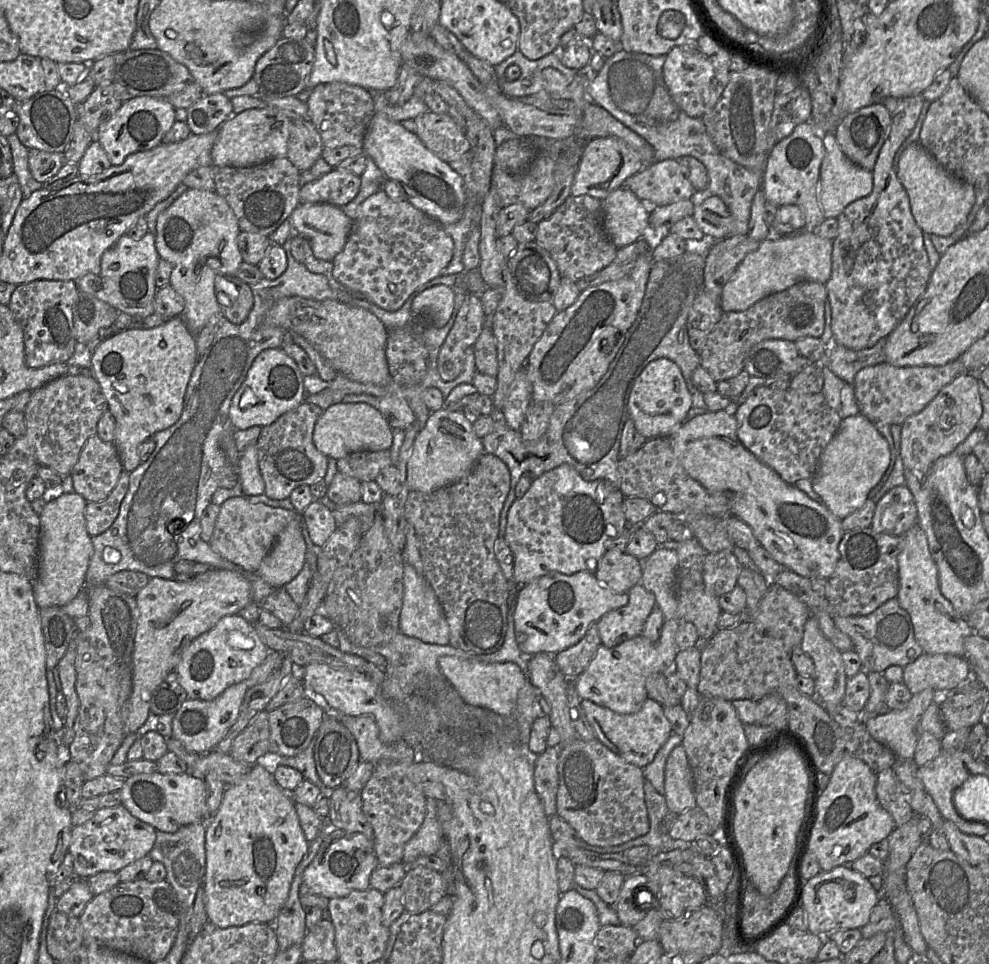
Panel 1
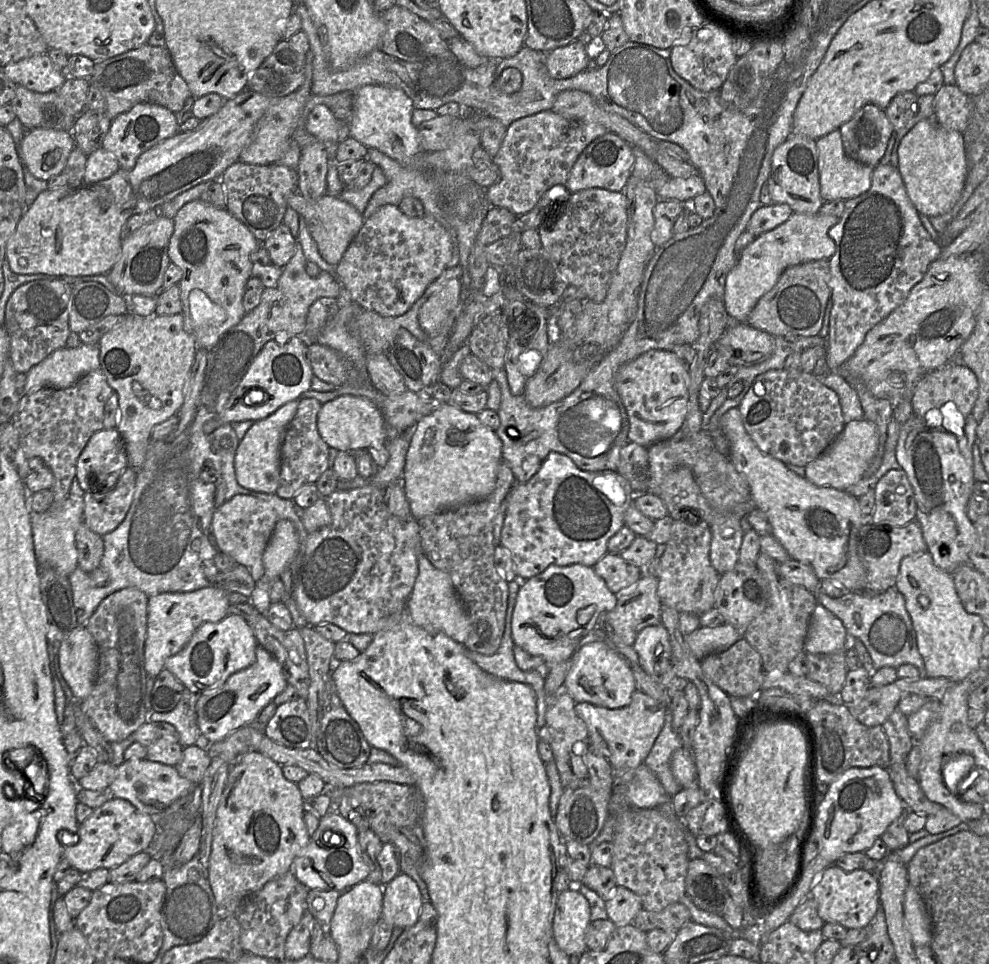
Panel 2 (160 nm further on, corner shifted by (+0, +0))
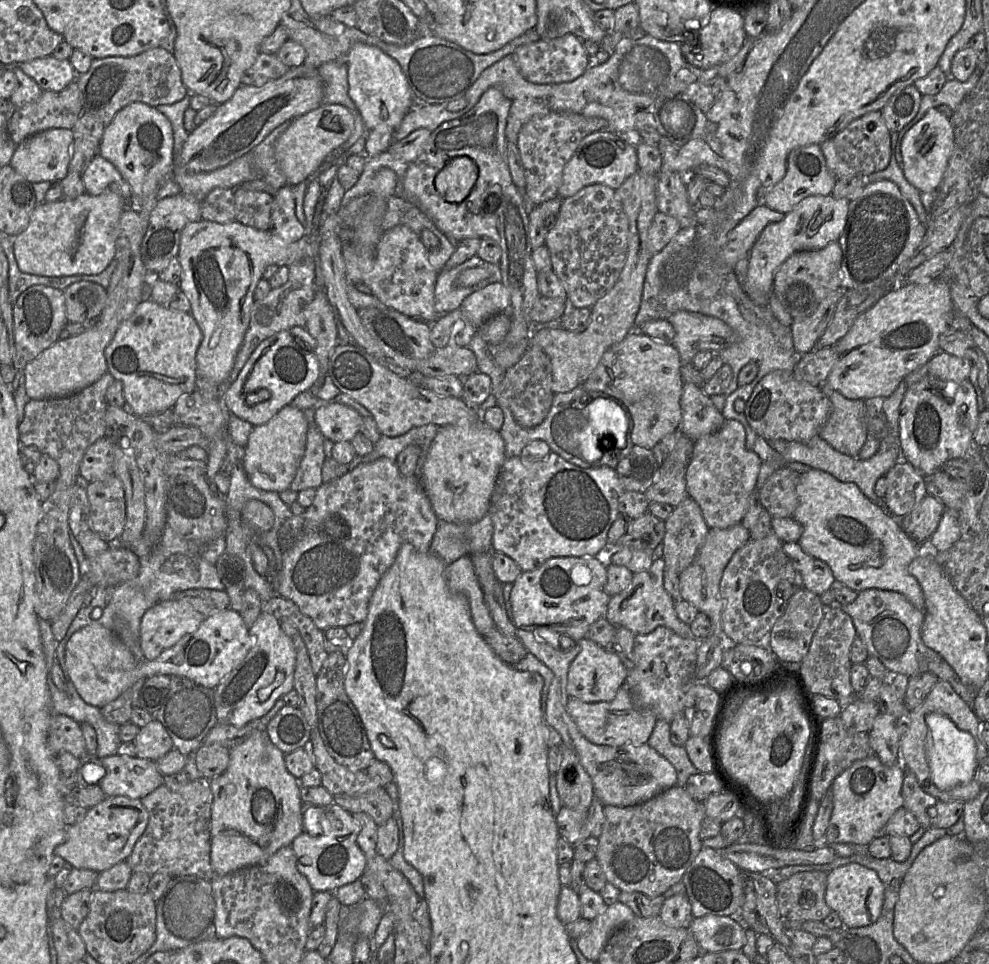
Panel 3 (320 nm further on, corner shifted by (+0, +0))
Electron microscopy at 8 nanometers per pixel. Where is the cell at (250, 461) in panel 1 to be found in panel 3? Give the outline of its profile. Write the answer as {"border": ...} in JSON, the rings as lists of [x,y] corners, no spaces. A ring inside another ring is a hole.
{"border":[[[285,406],[268,422],[255,426],[245,446],[243,465],[247,477],[256,488],[280,493],[289,489],[304,456],[308,421],[304,411]]]}

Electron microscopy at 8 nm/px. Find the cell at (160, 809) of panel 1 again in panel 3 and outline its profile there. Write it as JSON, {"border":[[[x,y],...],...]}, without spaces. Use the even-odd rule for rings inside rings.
{"border":[[[113,755],[101,759],[106,774],[99,786],[106,797],[142,799],[164,783],[156,762],[137,756]]]}

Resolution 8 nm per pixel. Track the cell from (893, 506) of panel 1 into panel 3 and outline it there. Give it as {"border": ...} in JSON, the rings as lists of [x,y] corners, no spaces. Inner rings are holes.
{"border":[[[908,462],[895,464],[884,477],[887,488],[883,500],[894,518],[908,515],[927,495],[924,476]]]}

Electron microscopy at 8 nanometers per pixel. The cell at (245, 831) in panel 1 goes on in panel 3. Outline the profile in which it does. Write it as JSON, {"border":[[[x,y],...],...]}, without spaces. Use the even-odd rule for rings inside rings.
{"border":[[[256,727],[241,744],[230,748],[226,770],[210,779],[210,861],[214,875],[264,863],[303,831],[300,782],[287,771],[284,761],[285,754],[272,743],[264,727]]]}

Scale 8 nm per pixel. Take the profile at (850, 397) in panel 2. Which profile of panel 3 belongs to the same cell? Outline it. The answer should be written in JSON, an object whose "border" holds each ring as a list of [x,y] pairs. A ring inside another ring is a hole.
{"border":[[[827,382],[820,388],[832,403],[832,410],[819,436],[844,455],[857,458],[867,438],[866,403],[845,398]]]}

